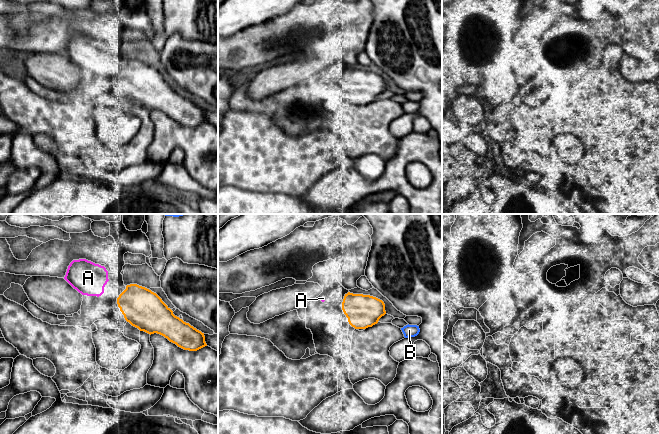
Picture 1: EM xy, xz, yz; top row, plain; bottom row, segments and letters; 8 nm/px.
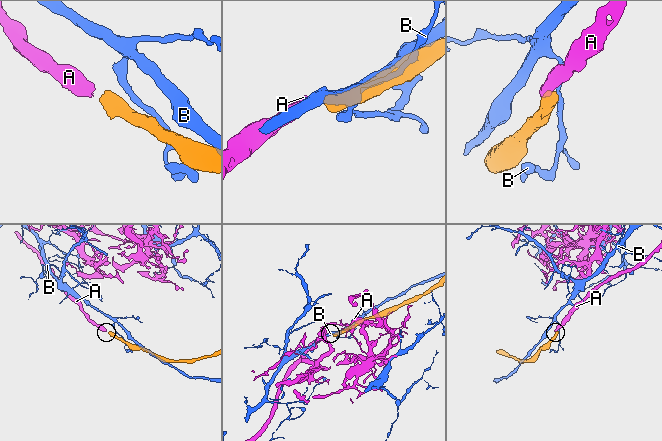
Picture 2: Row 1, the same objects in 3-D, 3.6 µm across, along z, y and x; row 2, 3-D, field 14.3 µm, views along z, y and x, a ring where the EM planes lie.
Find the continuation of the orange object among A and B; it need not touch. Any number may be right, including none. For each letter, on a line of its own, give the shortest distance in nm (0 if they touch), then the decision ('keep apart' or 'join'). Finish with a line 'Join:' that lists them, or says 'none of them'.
A: 120 nm | join
B: 180 nm | keep apart
Join: A

